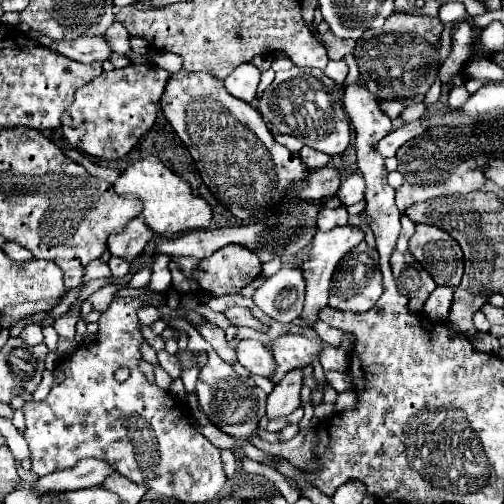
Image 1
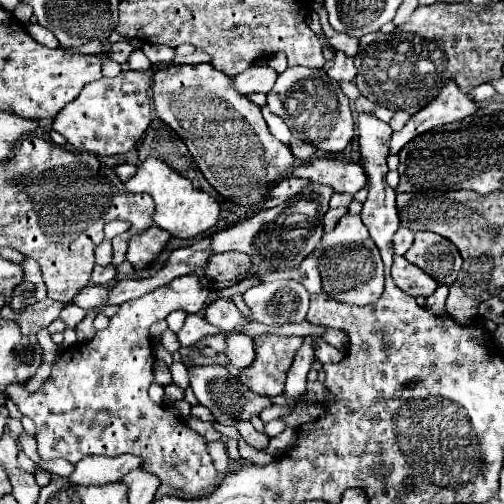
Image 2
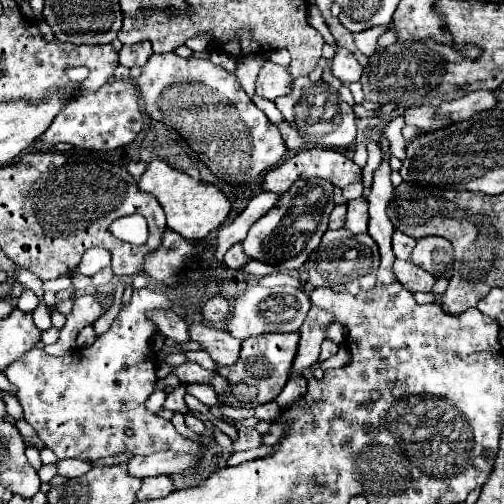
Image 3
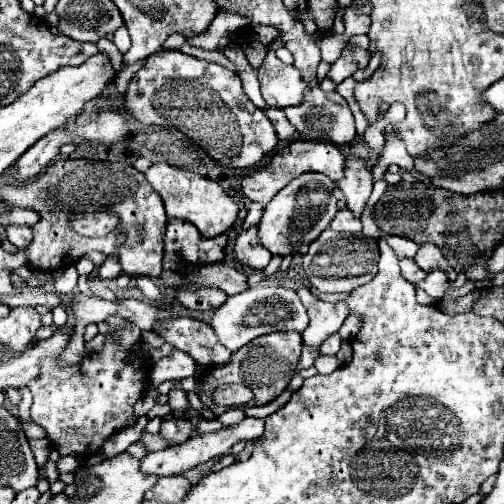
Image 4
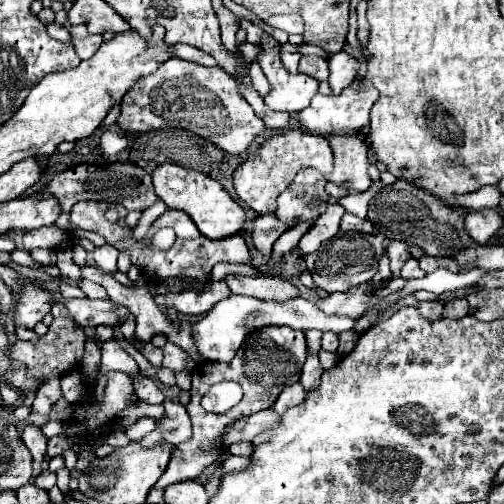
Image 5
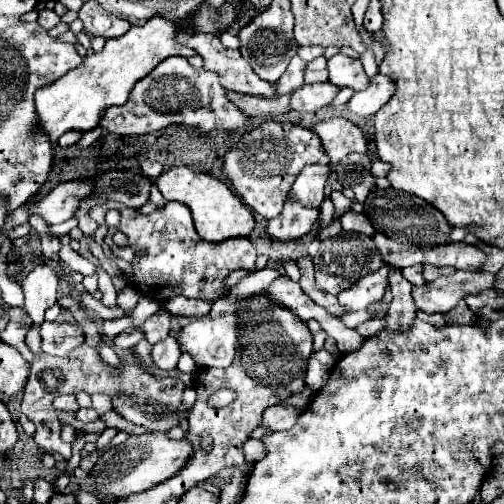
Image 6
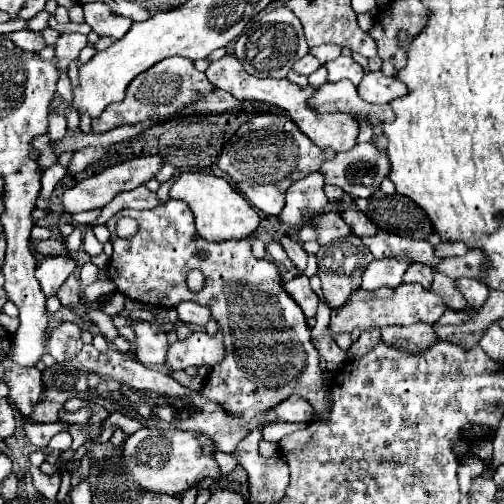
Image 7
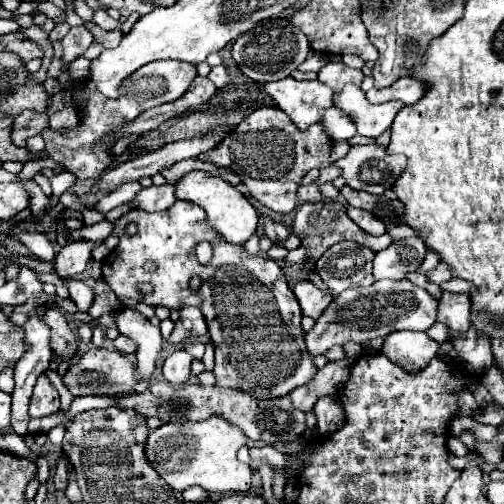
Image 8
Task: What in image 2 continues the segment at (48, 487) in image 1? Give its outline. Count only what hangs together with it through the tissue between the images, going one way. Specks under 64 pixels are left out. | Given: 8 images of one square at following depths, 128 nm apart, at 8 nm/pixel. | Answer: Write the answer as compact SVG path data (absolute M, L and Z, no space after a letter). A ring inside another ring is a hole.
M88 456L76 464L76 470L72 476L68 476L74 484L82 486L100 486L120 480L130 470L142 468L144 460L140 456L116 456L116 458L104 458L104 456Z

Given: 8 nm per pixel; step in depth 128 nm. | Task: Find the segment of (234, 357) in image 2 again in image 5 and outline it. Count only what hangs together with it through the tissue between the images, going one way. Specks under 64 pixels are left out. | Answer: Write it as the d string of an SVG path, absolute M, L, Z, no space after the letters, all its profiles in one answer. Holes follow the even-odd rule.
M88 264L82 266L82 278L84 278L84 280L90 280L90 282L94 282L94 284L100 284L102 288L106 288L110 300L114 300L114 302L120 304L120 306L126 306L126 308L136 316L136 330L134 330L134 334L132 334L134 340L148 342L154 334L166 334L168 340L172 340L174 344L178 344L180 348L184 348L196 362L200 362L200 356L196 356L196 346L192 344L192 322L180 322L180 328L176 328L176 326L164 316L164 312L156 306L156 302L152 300L150 290L148 290L146 286L124 286L124 284L116 282L112 274L106 274L106 272L102 272L100 268L88 266Z

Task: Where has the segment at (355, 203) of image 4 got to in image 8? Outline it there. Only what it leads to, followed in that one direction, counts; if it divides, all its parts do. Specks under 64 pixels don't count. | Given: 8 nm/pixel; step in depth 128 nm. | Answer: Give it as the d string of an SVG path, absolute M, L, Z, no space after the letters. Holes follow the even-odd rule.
M216 66L216 68L212 68L212 70L210 70L208 78L210 78L218 88L224 88L224 86L226 86L226 82L228 82L228 72L226 72L226 68L224 68L224 66ZM292 76L278 82L268 82L262 90L274 98L276 106L286 112L300 130L320 122L326 108L334 104L332 90L328 86L318 82L296 82Z

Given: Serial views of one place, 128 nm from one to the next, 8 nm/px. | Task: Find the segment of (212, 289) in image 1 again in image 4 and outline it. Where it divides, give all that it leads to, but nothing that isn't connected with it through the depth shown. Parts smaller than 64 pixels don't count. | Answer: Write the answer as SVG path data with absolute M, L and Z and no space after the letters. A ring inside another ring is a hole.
M258 224L240 232L240 236L236 238L234 254L238 264L248 266L252 270L264 270L268 266L272 254L258 240Z

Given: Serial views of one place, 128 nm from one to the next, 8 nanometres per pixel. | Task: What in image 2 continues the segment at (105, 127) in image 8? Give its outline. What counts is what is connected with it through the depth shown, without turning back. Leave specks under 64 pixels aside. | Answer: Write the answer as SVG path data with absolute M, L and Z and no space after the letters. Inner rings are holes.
M212 64L152 68L152 92L158 118L180 134L204 178L224 198L240 206L258 204L270 184L286 178L292 170L294 156L290 148L268 132L260 108L236 92L232 78Z

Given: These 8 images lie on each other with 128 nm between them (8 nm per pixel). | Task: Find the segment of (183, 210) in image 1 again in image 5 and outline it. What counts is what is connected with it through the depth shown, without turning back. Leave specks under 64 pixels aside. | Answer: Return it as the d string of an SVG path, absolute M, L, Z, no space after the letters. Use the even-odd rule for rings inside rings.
M162 164L152 172L152 182L158 198L162 198L168 208L184 210L206 238L220 240L244 230L246 222L244 208L238 202L234 202L230 194L222 188L222 184L218 184L210 176L176 164Z

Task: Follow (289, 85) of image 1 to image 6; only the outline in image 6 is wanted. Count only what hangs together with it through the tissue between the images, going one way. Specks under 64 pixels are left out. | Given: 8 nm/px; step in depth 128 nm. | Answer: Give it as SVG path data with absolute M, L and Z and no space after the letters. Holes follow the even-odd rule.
M376 74L374 78L370 78L366 90L356 92L352 96L348 108L358 116L374 116L394 94L396 94L396 84L388 76Z

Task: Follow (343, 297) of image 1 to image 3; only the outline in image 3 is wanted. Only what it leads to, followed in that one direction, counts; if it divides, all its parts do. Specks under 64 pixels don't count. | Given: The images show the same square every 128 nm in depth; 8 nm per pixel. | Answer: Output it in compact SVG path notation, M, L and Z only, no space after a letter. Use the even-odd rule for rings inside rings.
M326 230L320 248L308 258L308 284L314 288L326 286L334 292L366 292L376 284L380 254L376 242L368 234L352 234L348 230Z

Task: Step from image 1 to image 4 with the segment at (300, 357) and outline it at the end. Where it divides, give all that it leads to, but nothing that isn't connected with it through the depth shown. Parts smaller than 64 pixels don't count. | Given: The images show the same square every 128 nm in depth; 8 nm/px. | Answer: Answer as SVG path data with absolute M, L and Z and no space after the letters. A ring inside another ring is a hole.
M272 332L266 336L260 336L252 342L248 342L244 348L240 348L236 354L232 354L232 360L224 366L208 366L204 368L200 380L202 380L202 388L200 388L200 400L204 406L210 408L210 402L204 400L206 388L218 388L220 384L246 384L248 388L252 388L254 398L248 404L242 404L242 408L250 408L250 406L262 406L268 404L270 400L274 400L276 396L280 396L296 370L296 364L300 360L300 348L302 348L302 336L298 332Z

